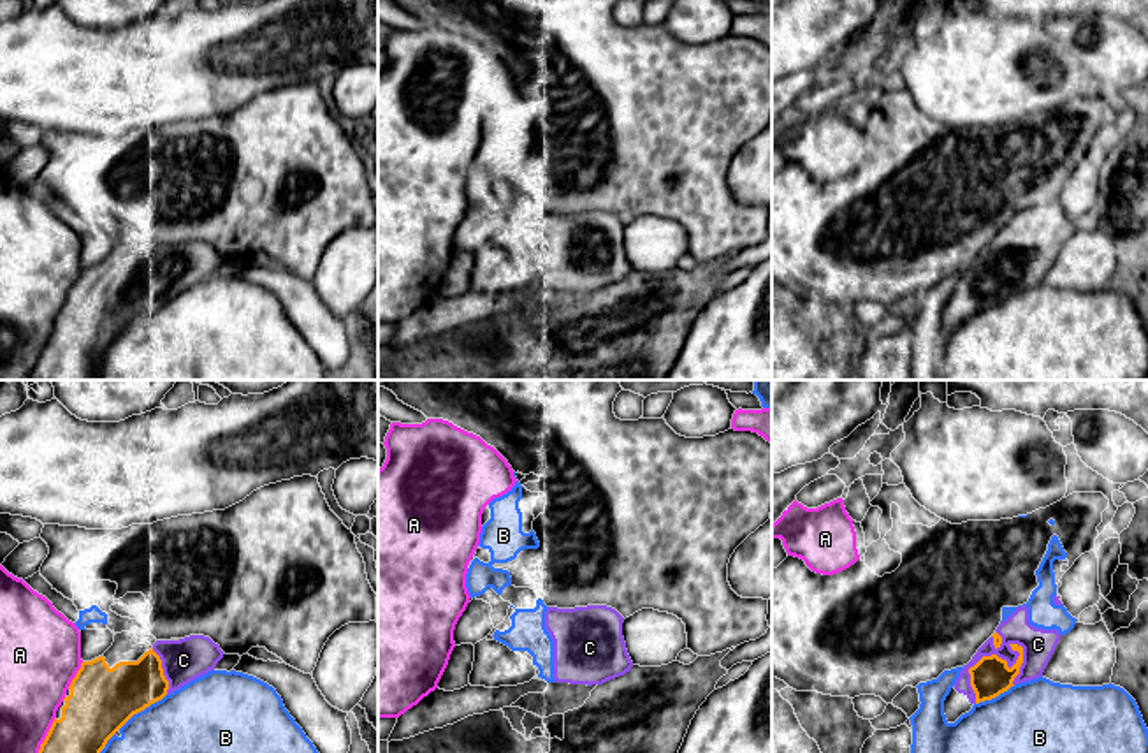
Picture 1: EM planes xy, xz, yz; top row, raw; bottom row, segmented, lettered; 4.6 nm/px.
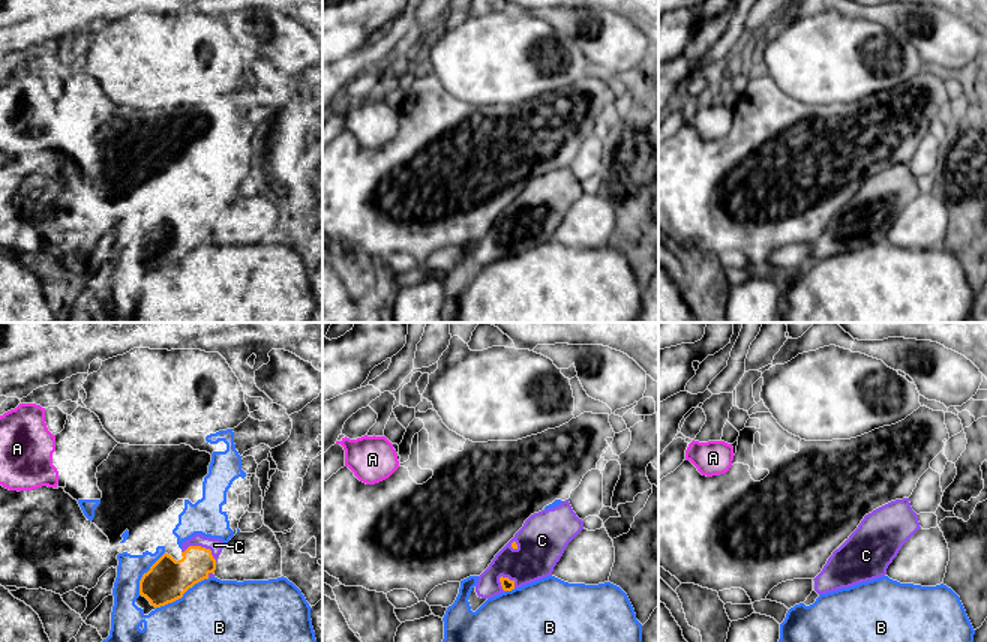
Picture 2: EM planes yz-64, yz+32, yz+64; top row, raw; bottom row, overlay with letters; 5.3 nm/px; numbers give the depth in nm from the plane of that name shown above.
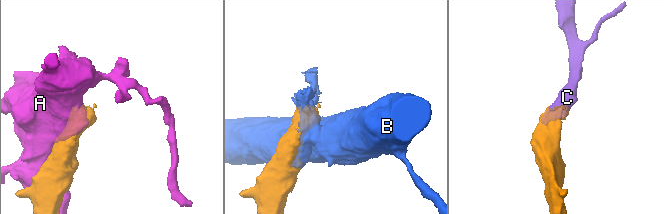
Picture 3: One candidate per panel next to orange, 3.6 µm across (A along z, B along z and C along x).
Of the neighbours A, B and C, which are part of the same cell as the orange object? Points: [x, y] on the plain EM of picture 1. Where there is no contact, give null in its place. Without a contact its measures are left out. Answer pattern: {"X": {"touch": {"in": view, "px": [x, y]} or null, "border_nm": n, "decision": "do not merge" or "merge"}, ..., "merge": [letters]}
{"A": {"touch": {"in": "xy", "px": [41, 350]}, "border_nm": 300, "decision": "do not merge"}, "B": {"touch": {"in": "xy", "px": [141, 315]}, "border_nm": 280, "decision": "do not merge"}, "C": {"touch": {"in": "yz", "px": [985, 263]}, "border_nm": 340, "decision": "merge"}, "merge": ["C"]}

